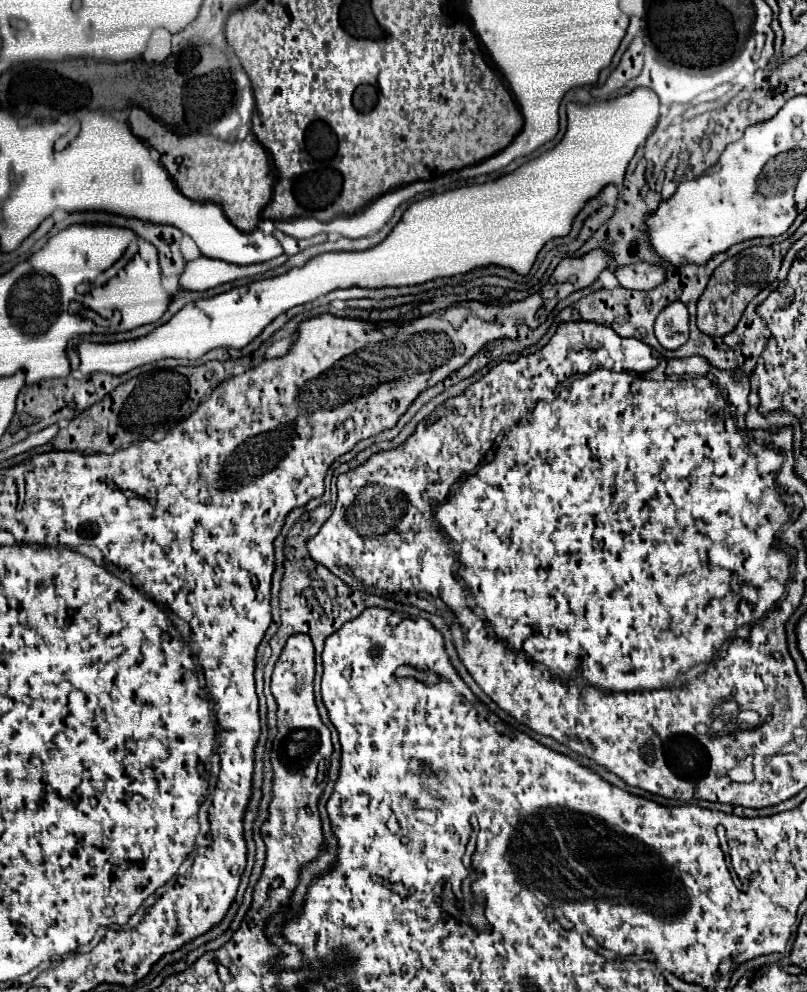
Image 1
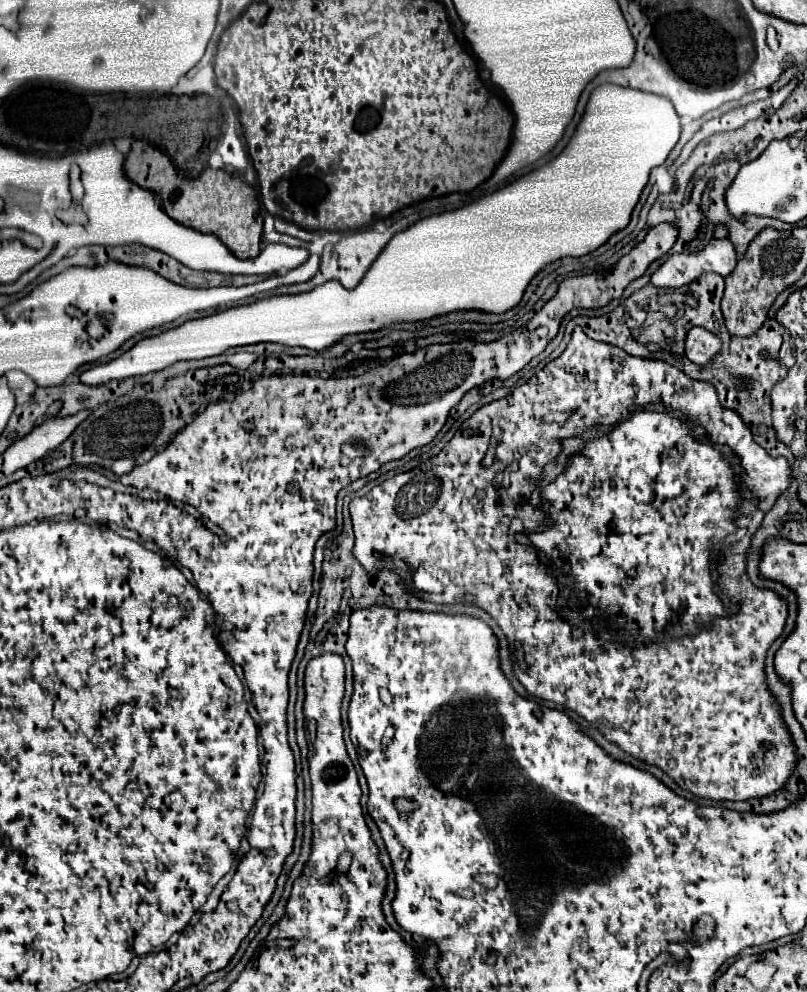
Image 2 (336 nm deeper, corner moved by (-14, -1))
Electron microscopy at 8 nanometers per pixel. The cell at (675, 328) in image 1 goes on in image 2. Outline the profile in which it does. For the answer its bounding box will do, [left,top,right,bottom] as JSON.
[686,327,720,365]

